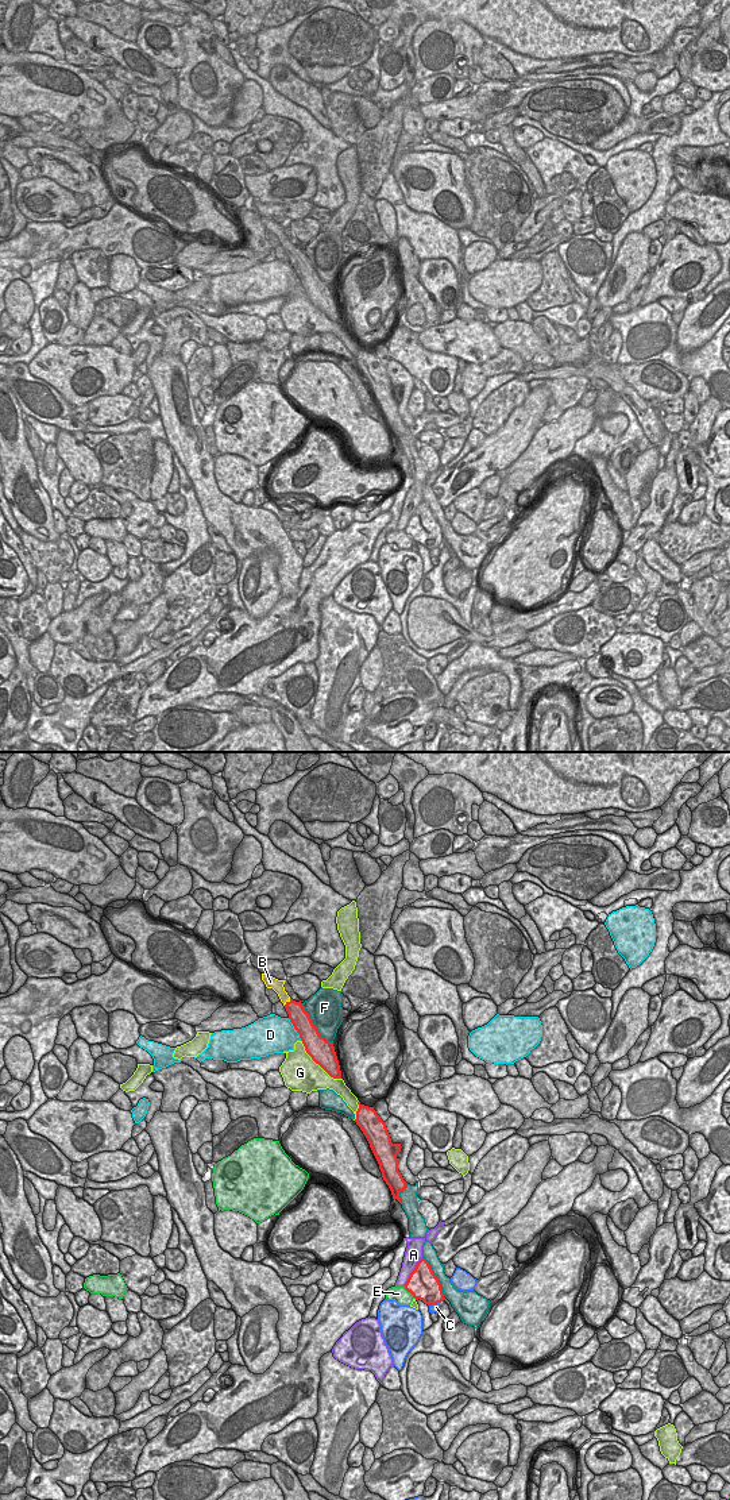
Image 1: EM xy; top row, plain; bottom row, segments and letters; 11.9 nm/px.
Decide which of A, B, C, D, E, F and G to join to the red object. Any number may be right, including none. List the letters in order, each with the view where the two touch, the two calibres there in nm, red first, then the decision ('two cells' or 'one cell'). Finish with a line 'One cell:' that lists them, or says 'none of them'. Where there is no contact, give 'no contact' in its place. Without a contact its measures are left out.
A: xy | 360/200 nm | two cells
B: xy | 220/140 nm | one cell
C: xy | 340/100 nm | two cells
D: xy | 240/440 nm | two cells
E: xy | 360/190 nm | two cells
F: xy | 260/400 nm | two cells
G: xy | 280/440 nm | two cells
One cell: B

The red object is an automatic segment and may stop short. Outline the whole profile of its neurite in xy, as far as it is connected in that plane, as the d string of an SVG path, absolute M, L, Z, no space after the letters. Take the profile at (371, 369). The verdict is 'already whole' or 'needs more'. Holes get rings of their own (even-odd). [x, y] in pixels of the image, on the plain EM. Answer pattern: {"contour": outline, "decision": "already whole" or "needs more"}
{"contour": "M358 346L356 369L366 379L370 392L379 408L382 421L389 429L393 443L401 447L399 436L406 432L401 416L398 414L401 387L393 387L386 371L386 366L381 363L374 351L368 351Z", "decision": "already whole"}

